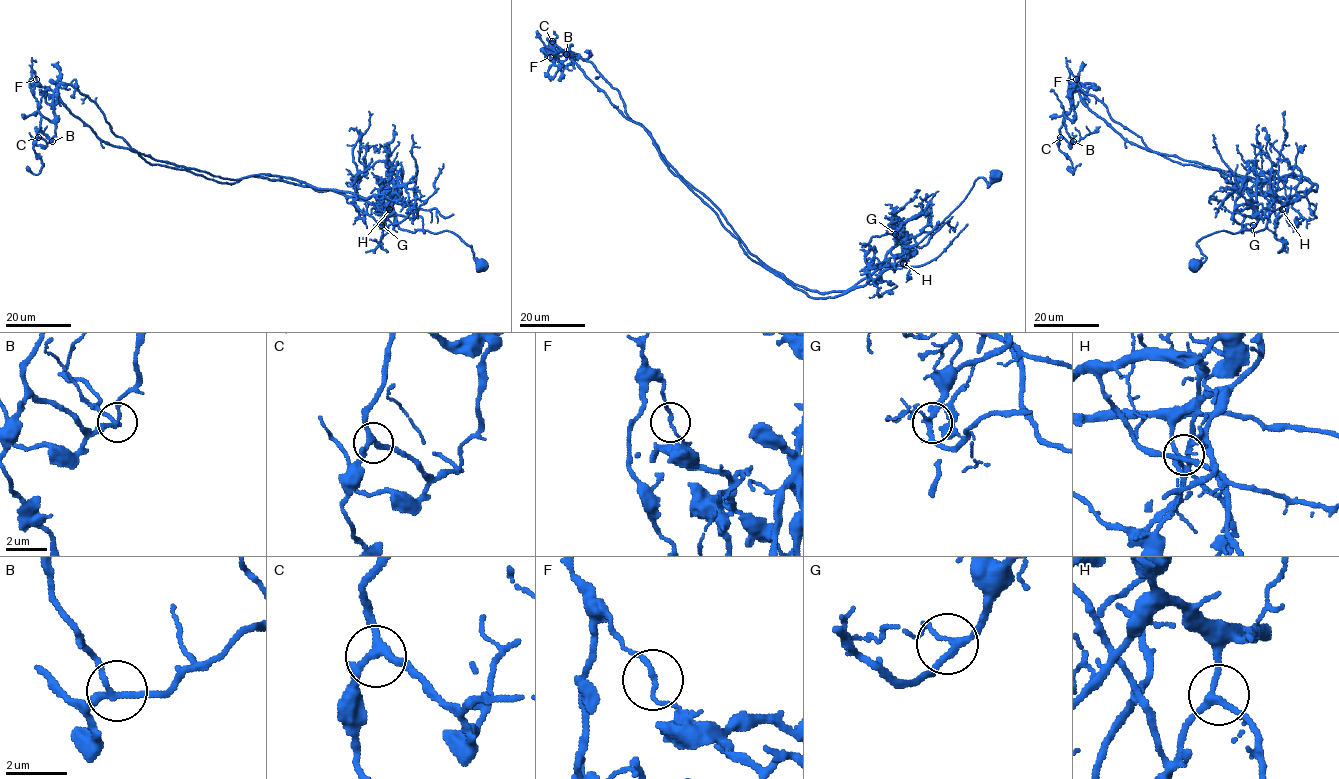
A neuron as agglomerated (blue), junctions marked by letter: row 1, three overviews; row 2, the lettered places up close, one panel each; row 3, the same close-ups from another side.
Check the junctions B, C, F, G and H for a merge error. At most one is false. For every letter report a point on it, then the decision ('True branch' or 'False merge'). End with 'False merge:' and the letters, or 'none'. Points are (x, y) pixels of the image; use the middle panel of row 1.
B: Place: (566, 54). True branch
C: Place: (552, 41). True branch
F: Place: (550, 57). False merge
G: Place: (895, 234). True branch
H: Place: (903, 263). True branch
False merge: F

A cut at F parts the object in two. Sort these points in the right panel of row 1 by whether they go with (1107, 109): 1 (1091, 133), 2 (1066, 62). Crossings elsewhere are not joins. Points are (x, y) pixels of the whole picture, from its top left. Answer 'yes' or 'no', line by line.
1: yes
2: yes

